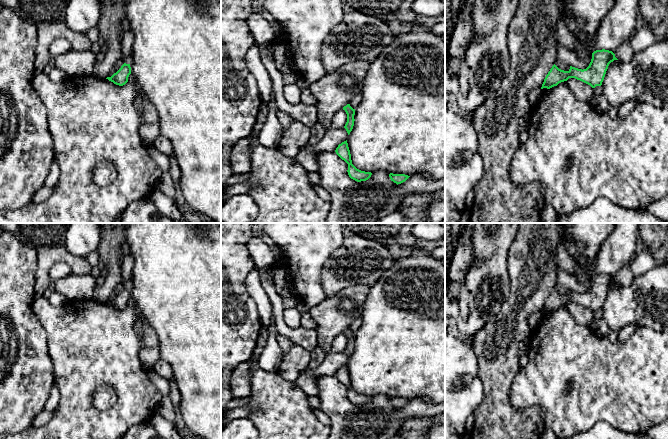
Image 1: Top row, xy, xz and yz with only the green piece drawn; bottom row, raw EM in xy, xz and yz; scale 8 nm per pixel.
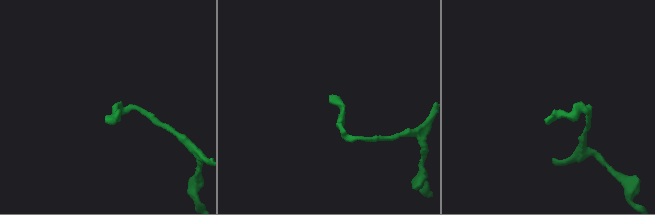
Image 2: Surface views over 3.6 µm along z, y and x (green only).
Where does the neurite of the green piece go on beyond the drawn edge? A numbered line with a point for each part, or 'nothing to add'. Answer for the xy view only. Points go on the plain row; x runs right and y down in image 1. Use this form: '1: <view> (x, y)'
nothing to add

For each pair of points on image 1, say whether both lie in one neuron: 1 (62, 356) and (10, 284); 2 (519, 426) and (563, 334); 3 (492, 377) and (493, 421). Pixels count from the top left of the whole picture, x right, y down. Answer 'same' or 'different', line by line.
1: different
2: different
3: same

